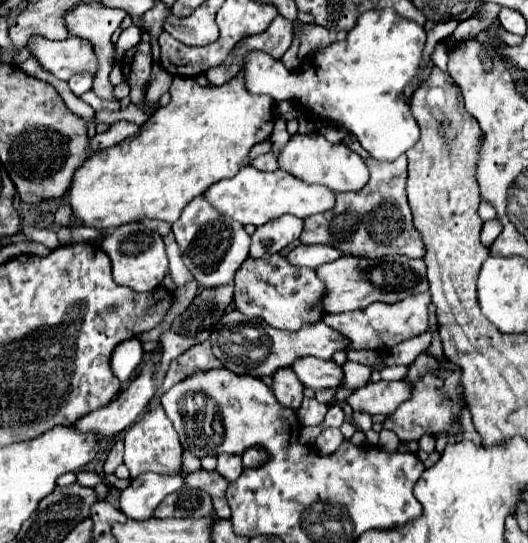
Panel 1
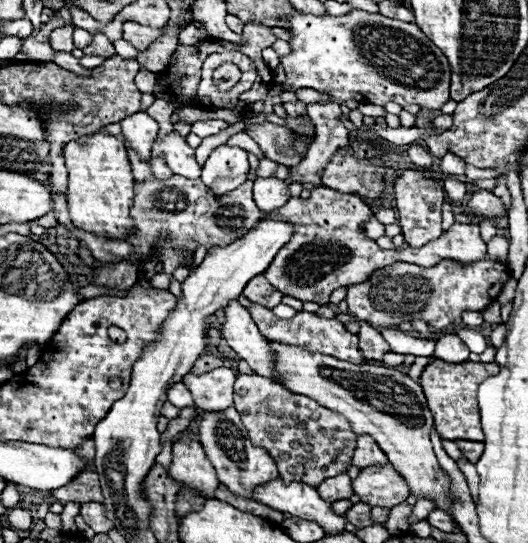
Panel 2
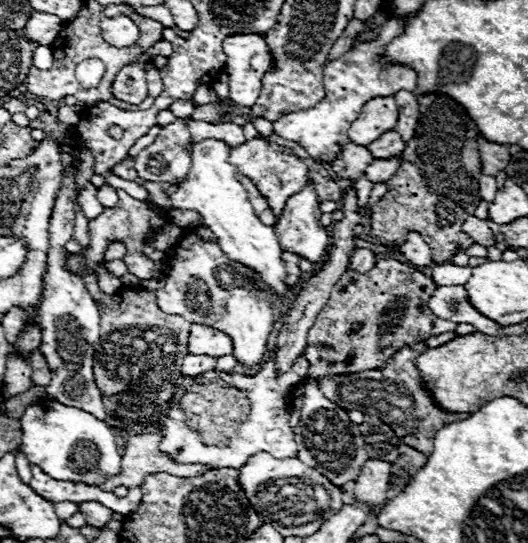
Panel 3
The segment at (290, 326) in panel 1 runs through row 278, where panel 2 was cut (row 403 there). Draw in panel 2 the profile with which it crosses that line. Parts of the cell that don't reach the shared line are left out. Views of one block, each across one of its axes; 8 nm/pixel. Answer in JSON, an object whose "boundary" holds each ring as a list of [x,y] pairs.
{"boundary":[[[240,374],[234,382],[234,404],[246,424],[250,440],[274,456],[278,472],[286,484],[302,480],[302,484],[316,488],[326,476],[348,472],[352,466],[356,434],[352,432],[350,422],[344,416],[322,408],[316,400],[294,394],[282,384],[258,374]]]}

